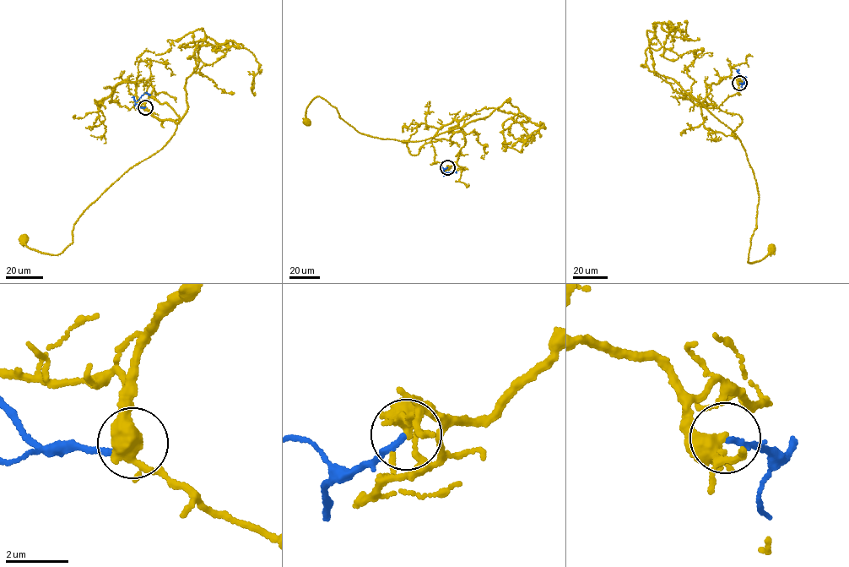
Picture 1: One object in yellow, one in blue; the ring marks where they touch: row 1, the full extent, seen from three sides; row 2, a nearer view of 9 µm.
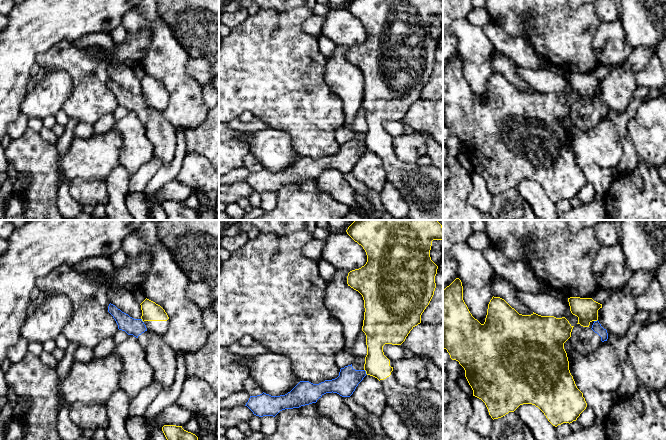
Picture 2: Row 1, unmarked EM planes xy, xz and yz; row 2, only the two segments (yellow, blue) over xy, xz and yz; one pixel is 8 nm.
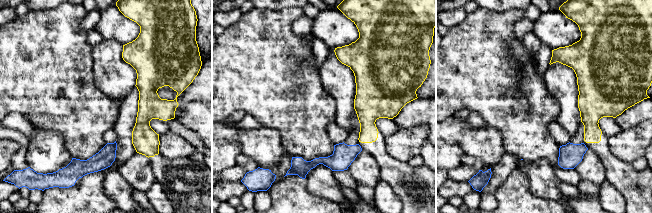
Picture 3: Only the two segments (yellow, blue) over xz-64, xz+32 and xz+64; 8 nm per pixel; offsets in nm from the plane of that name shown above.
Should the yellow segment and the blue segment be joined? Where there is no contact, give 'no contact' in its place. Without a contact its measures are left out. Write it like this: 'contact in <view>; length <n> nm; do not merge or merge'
contact in xz; length 50 nm; do not merge

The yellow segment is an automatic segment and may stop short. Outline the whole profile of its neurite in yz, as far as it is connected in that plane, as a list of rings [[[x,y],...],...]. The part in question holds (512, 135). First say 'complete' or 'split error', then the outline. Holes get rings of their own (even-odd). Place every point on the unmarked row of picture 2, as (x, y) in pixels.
complete | [[[459,54],[443,66],[443,124],[452,136],[458,137],[464,144],[473,172],[485,179],[493,196],[514,188],[523,180],[538,183],[555,203],[577,196],[587,179],[570,149],[564,125],[573,103],[565,93],[541,92],[534,88],[531,91],[519,90],[504,75],[494,72],[488,80],[485,98],[481,100],[472,92],[463,76],[463,62]]]

